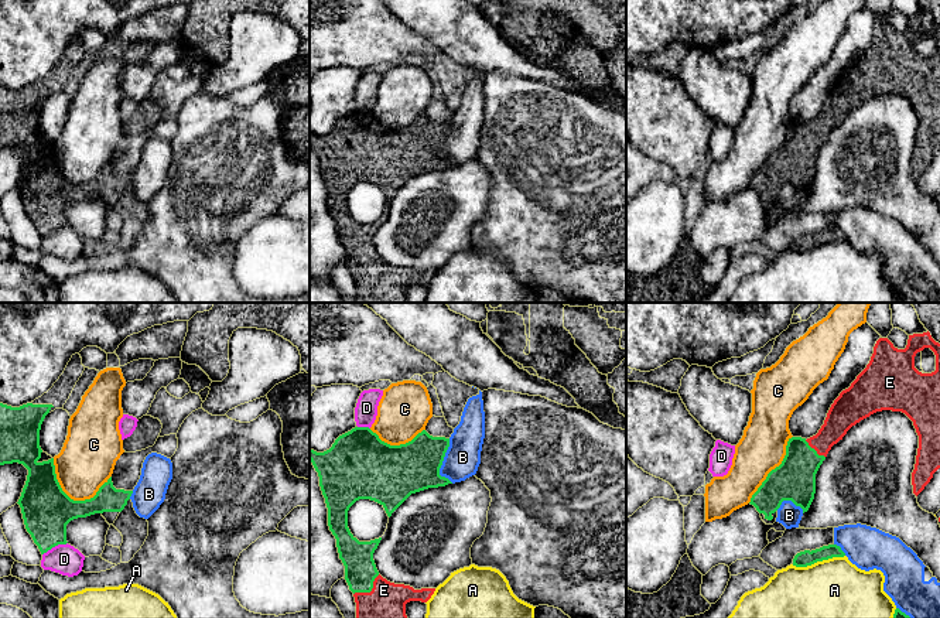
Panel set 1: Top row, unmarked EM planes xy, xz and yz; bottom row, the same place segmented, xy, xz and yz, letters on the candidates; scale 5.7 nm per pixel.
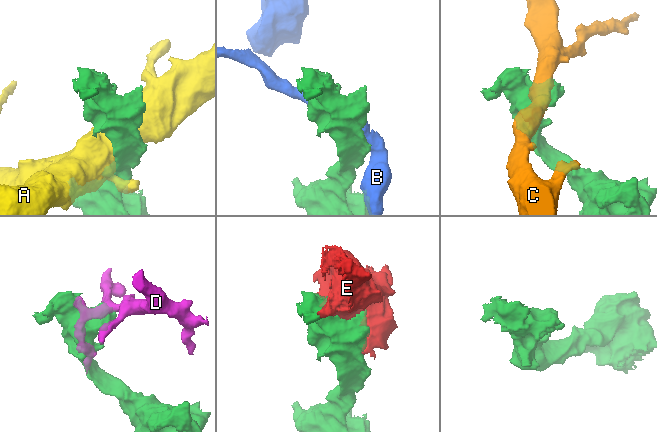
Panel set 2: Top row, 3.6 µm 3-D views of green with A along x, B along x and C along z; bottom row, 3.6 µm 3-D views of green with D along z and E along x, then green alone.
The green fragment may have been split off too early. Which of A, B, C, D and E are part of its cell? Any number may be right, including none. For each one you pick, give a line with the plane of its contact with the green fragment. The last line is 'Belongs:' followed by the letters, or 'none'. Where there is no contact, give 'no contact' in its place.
E: meets green in xz
Belongs: E

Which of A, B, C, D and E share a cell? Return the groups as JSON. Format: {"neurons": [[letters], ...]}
{"neurons": [["A"], ["B"], ["C"], ["D"], ["E"]]}

